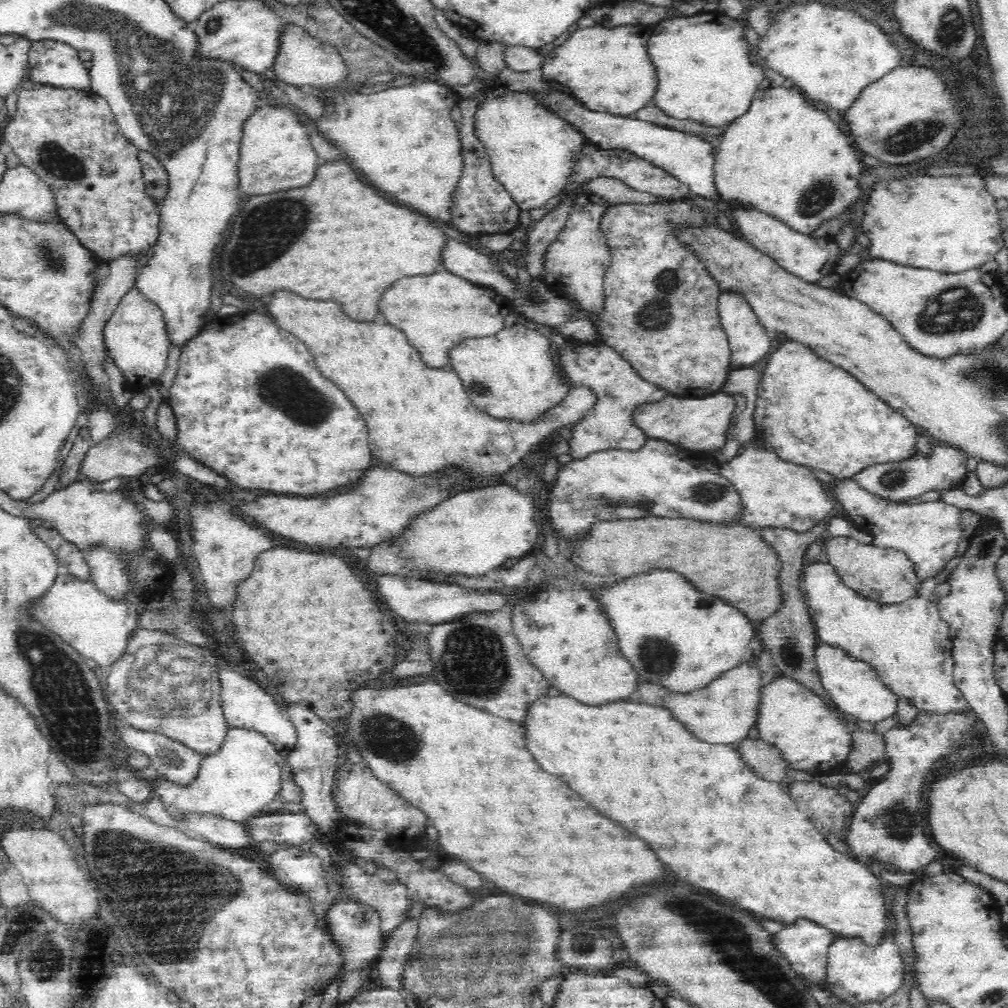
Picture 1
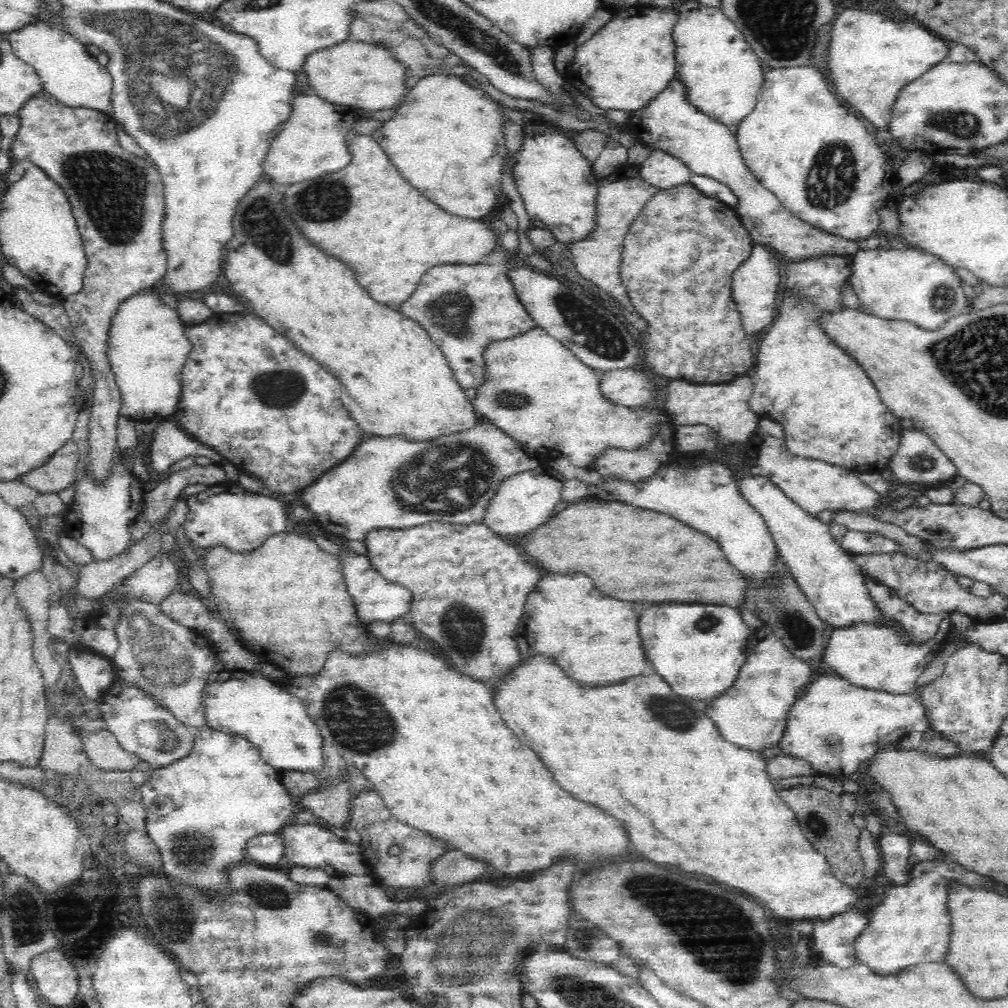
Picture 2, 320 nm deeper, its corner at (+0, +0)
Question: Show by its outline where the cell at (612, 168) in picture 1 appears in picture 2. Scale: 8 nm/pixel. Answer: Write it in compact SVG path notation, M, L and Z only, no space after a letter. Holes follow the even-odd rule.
M660 148L651 149L650 156L640 166L639 172L648 184L660 190L689 183L693 175L685 162Z

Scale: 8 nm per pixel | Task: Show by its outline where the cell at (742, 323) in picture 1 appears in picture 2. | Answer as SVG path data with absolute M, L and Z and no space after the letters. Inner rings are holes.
M752 240L750 256L734 271L732 294L742 316L742 327L750 340L753 335L762 334L766 327L772 325L777 309L776 294L780 284L779 259L770 247Z

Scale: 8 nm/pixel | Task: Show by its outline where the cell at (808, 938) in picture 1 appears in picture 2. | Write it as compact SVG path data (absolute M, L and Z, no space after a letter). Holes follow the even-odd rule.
M848 908L846 912L834 914L830 919L817 919L812 922L814 925L813 941L814 941L814 955L818 955L819 960L826 962L840 968L850 968L858 962L856 956L855 942L858 936L868 928L870 918L868 913L864 913L860 908Z

